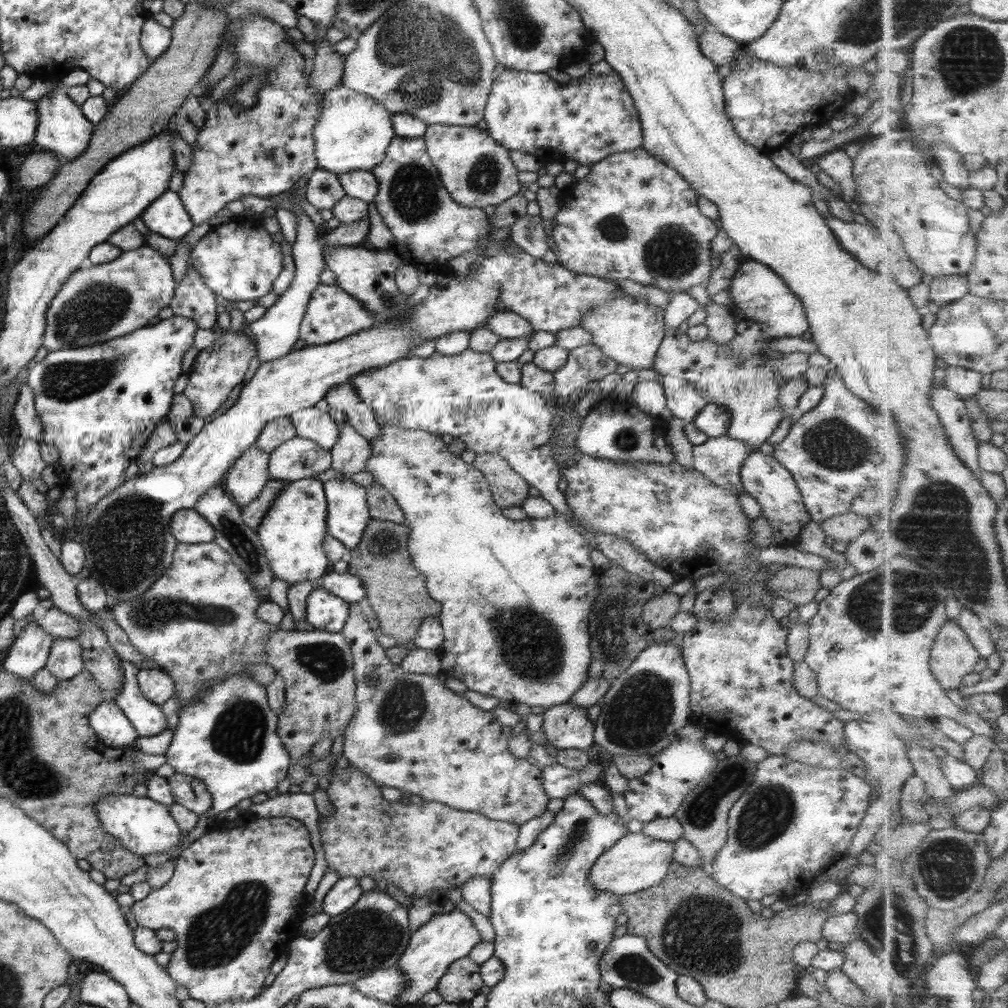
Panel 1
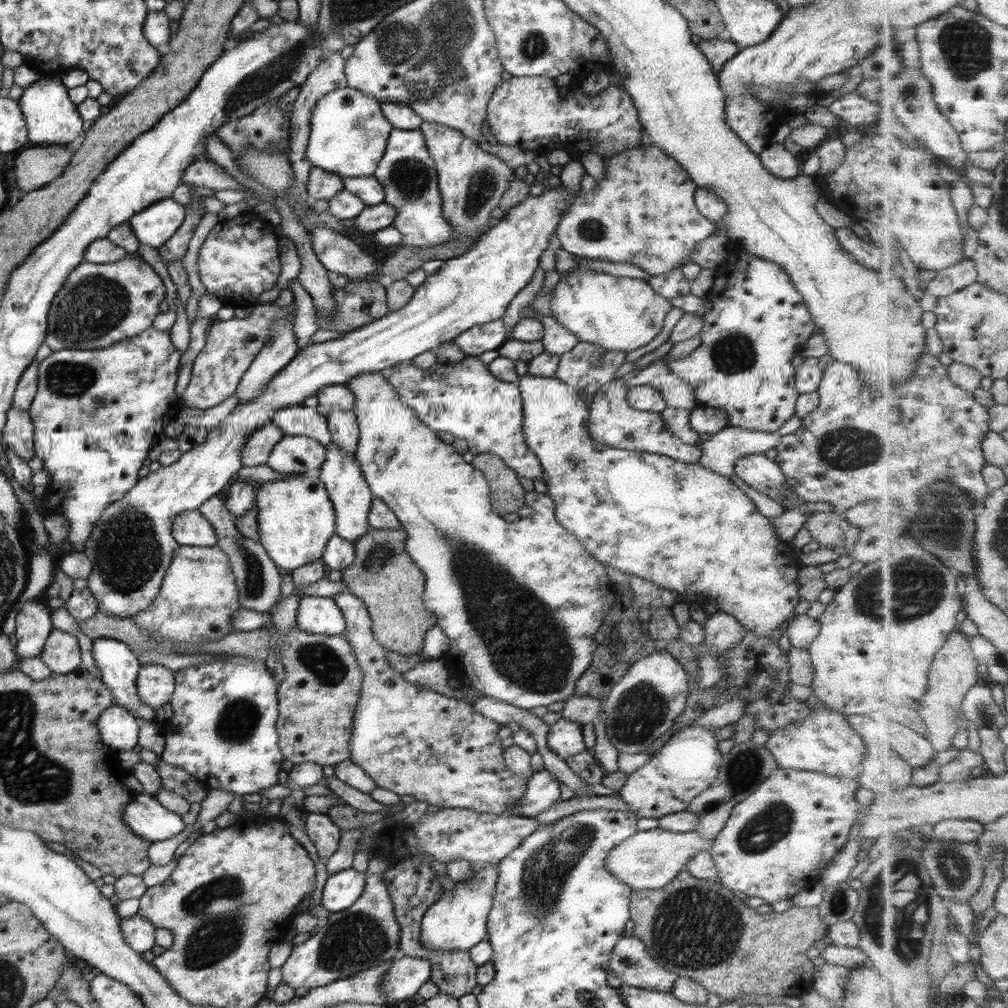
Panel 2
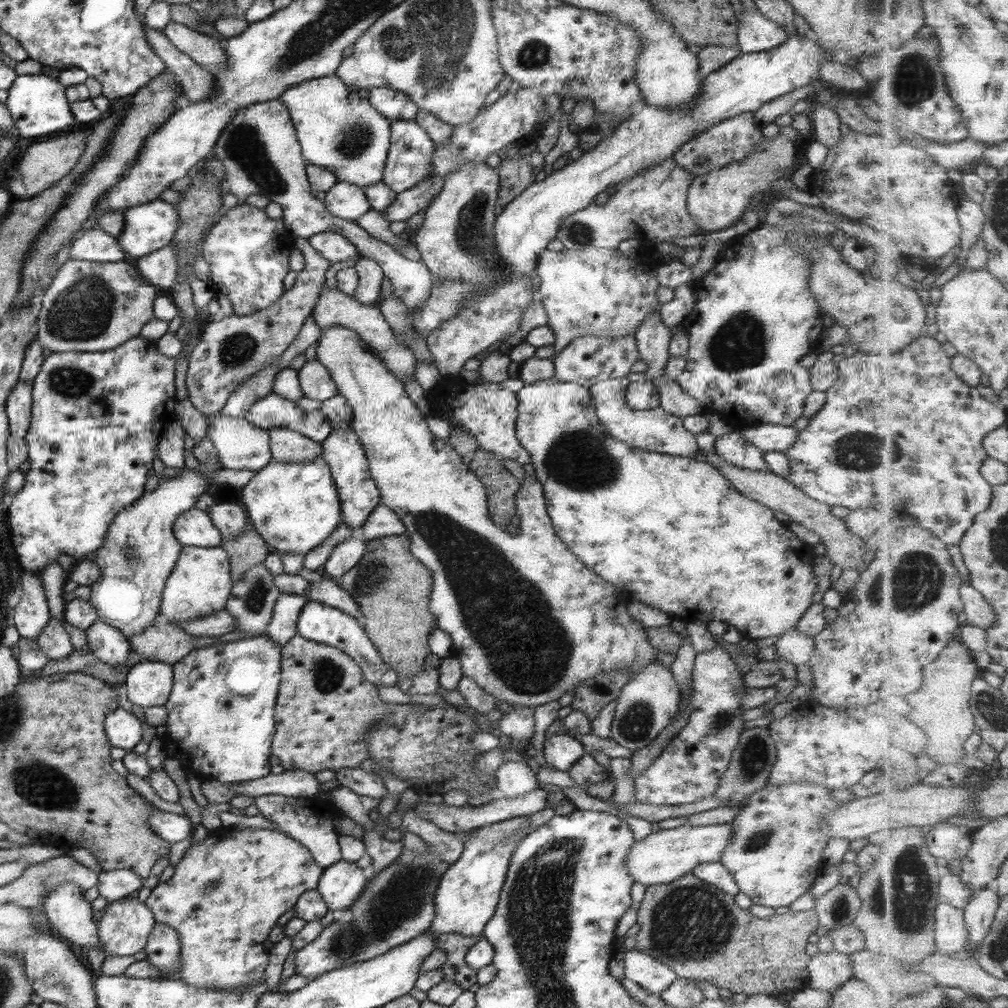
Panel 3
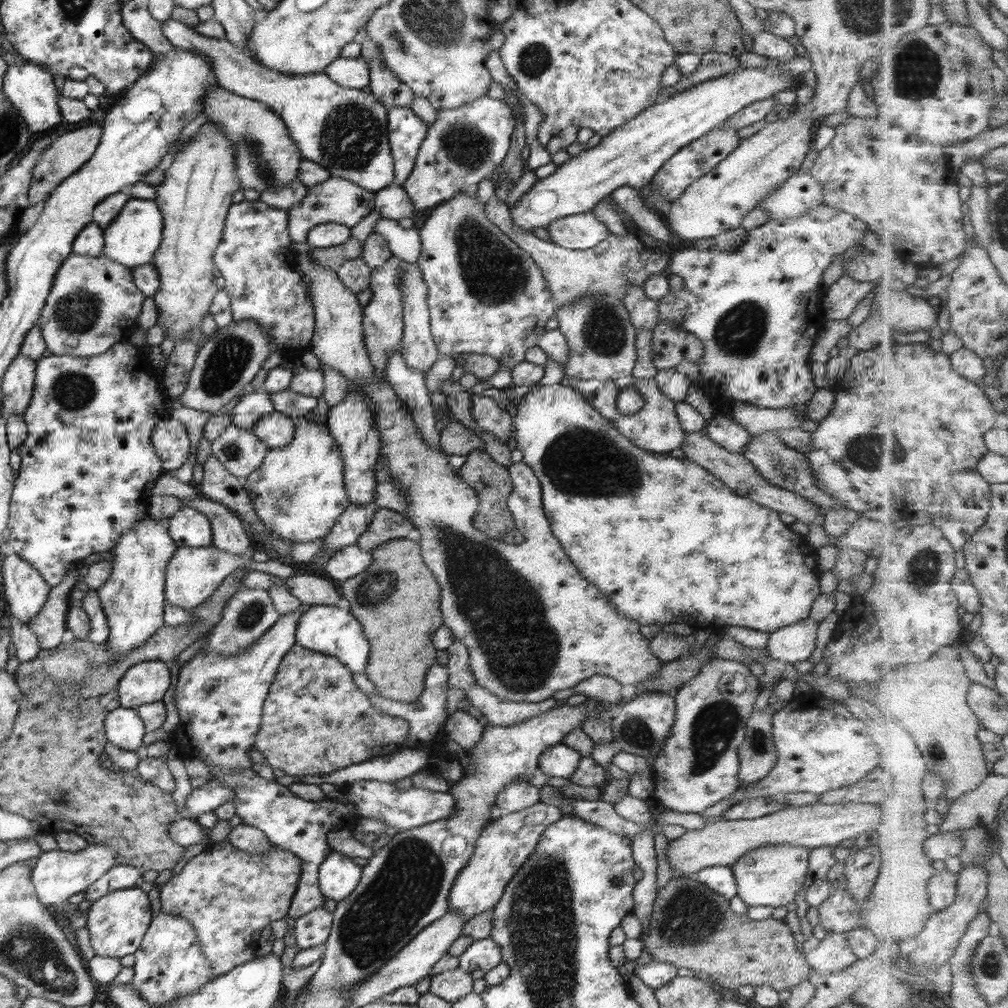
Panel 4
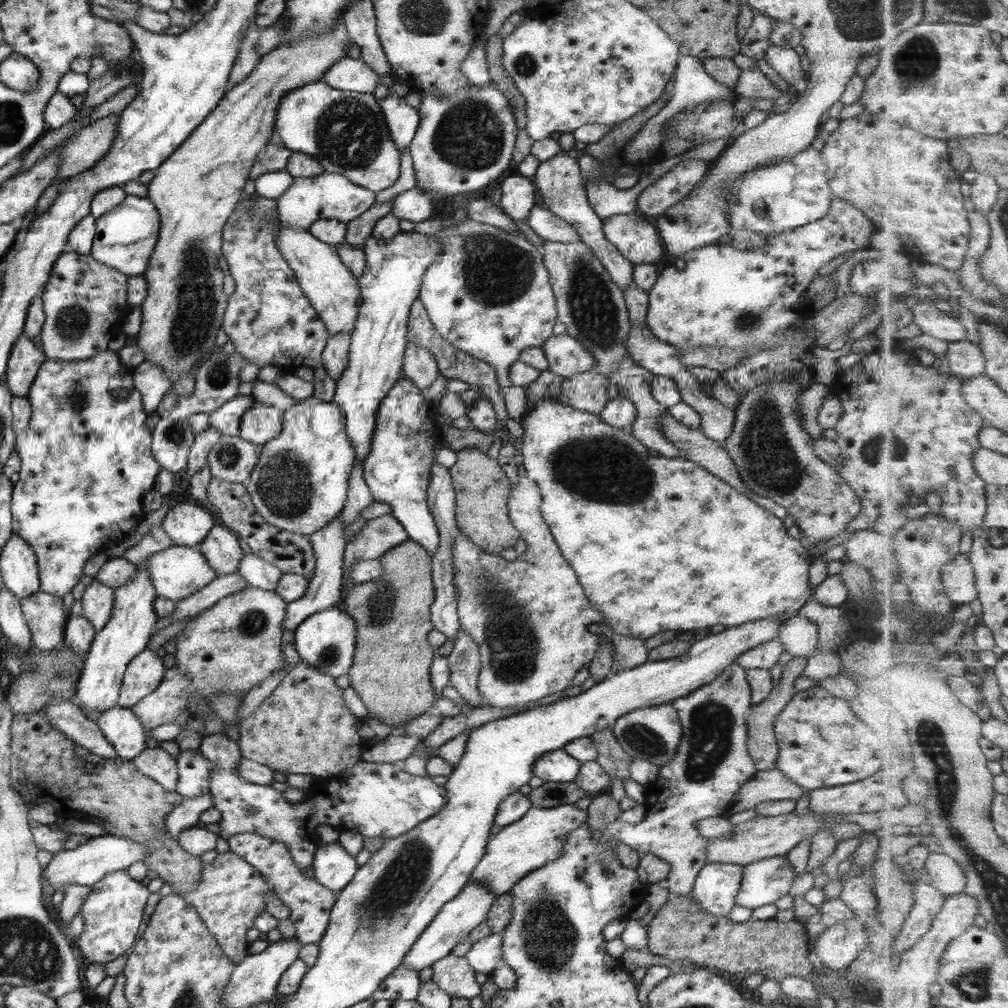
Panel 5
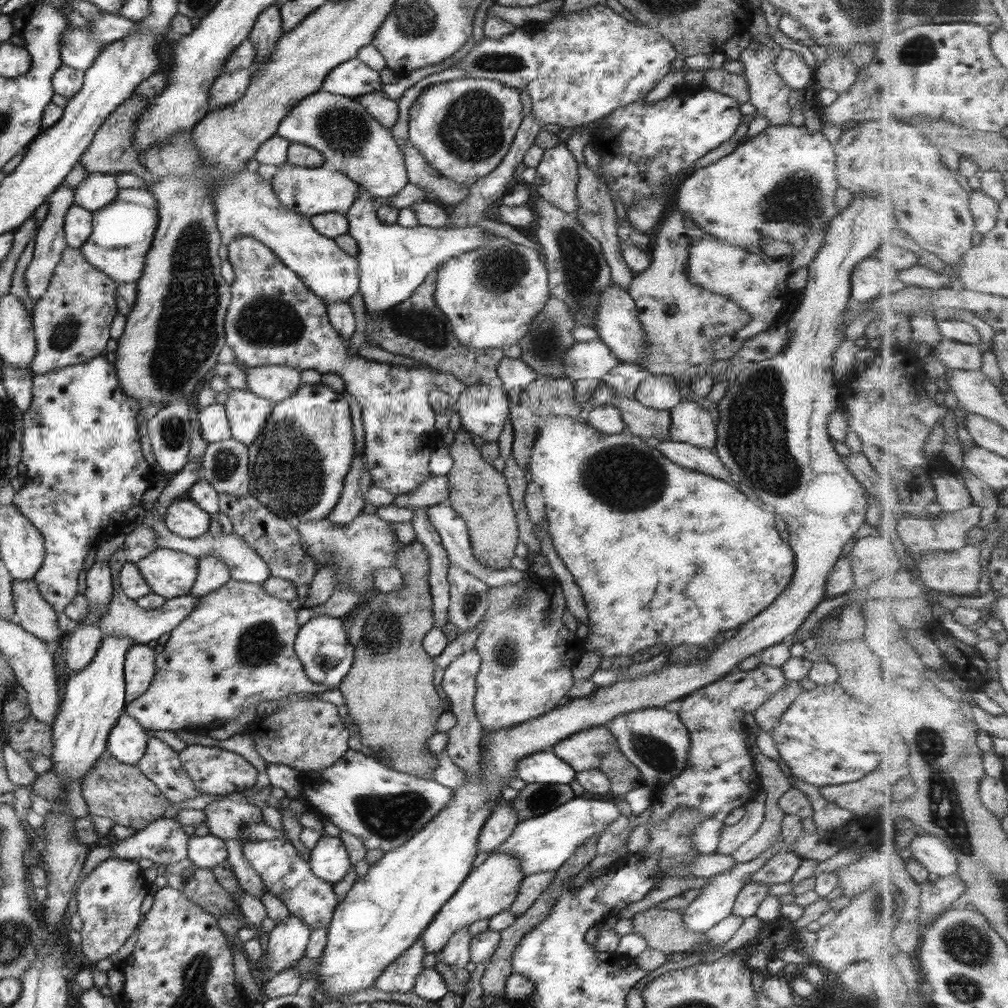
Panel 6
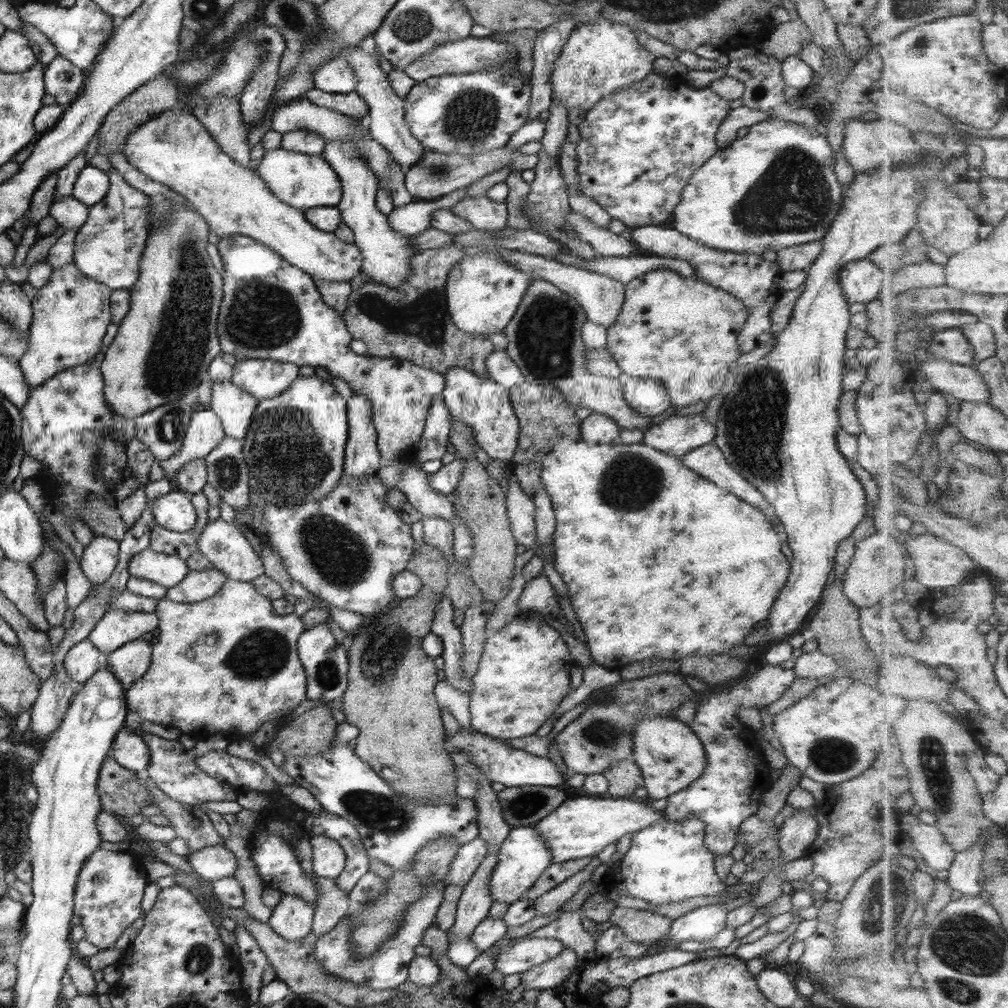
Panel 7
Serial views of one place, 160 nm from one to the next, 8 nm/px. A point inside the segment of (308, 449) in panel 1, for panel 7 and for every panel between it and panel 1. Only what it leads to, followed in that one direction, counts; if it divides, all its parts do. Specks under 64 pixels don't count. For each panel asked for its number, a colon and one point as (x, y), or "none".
2: (293, 454)
3: (285, 445)
4: (275, 430)
5: (260, 422)
6: (245, 413)
7: (233, 407)

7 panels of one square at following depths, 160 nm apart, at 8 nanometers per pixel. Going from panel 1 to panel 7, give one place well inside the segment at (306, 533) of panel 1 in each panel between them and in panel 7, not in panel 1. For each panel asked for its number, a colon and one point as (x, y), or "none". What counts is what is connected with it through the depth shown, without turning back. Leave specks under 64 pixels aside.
2: (295, 518)
3: (293, 506)
4: (297, 491)
5: (299, 482)
6: (296, 463)
7: (293, 449)

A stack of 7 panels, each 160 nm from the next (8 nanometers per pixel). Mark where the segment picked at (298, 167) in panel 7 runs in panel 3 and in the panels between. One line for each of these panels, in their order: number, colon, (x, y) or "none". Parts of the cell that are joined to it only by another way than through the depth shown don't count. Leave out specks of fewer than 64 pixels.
3: (348, 202)
4: (335, 200)
5: (324, 196)
6: (306, 191)

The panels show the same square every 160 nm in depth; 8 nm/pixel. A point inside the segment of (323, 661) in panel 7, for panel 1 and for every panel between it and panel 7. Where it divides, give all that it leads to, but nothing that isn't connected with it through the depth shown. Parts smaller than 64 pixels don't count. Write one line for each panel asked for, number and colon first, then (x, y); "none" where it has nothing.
1: (324, 612)
2: (315, 615)
3: (323, 624)
4: (331, 631)
5: (326, 640)
6: (321, 645)

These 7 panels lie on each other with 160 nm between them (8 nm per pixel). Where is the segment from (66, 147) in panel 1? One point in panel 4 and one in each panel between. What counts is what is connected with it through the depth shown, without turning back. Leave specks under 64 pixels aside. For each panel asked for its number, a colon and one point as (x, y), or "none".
2: (50, 118)
3: (37, 104)
4: (30, 89)

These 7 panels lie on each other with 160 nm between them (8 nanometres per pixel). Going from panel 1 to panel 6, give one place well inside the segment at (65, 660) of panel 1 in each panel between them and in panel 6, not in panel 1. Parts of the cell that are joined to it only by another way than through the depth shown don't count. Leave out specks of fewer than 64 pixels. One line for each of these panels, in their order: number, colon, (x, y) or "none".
2: (60, 652)
3: (52, 640)
4: (48, 624)
5: (43, 614)
6: (31, 612)

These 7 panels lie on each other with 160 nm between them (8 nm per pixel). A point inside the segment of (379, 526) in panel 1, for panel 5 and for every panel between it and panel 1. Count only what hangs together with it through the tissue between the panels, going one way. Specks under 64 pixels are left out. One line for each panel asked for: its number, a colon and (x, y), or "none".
2: (382, 575)
3: (391, 588)
4: (396, 599)
5: (390, 671)

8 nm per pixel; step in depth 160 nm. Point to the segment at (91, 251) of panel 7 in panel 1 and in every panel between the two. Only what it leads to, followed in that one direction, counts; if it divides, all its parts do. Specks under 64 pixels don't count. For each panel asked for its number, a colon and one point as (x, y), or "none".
1: (165, 216)
2: (156, 223)
3: (148, 227)
4: (132, 237)
5: (124, 236)
6: (121, 232)

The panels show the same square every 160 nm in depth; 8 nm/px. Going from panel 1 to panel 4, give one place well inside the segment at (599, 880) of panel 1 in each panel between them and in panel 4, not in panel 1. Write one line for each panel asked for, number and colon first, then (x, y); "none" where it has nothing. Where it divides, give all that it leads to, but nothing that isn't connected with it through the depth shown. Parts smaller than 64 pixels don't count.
2: (648, 860)
3: (661, 857)
4: (721, 843)

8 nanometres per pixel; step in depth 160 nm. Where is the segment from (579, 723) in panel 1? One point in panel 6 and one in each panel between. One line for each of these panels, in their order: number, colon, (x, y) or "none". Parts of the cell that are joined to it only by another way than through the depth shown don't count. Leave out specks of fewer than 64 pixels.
2: (563, 738)
3: (560, 751)
4: (559, 761)
5: (556, 766)
6: (543, 767)

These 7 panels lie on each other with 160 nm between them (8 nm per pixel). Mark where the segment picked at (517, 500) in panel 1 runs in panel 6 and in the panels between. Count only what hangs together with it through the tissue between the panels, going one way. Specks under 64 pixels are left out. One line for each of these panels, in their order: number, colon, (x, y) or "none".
2: (506, 494)
3: (501, 485)
4: (489, 481)
5: (481, 489)
6: (477, 492)

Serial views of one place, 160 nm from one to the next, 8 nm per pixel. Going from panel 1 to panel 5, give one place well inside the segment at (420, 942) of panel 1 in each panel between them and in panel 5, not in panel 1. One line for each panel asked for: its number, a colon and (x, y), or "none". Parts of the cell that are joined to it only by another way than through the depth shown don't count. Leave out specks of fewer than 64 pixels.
2: (457, 919)
3: (467, 894)
4: (505, 844)
5: (512, 852)

